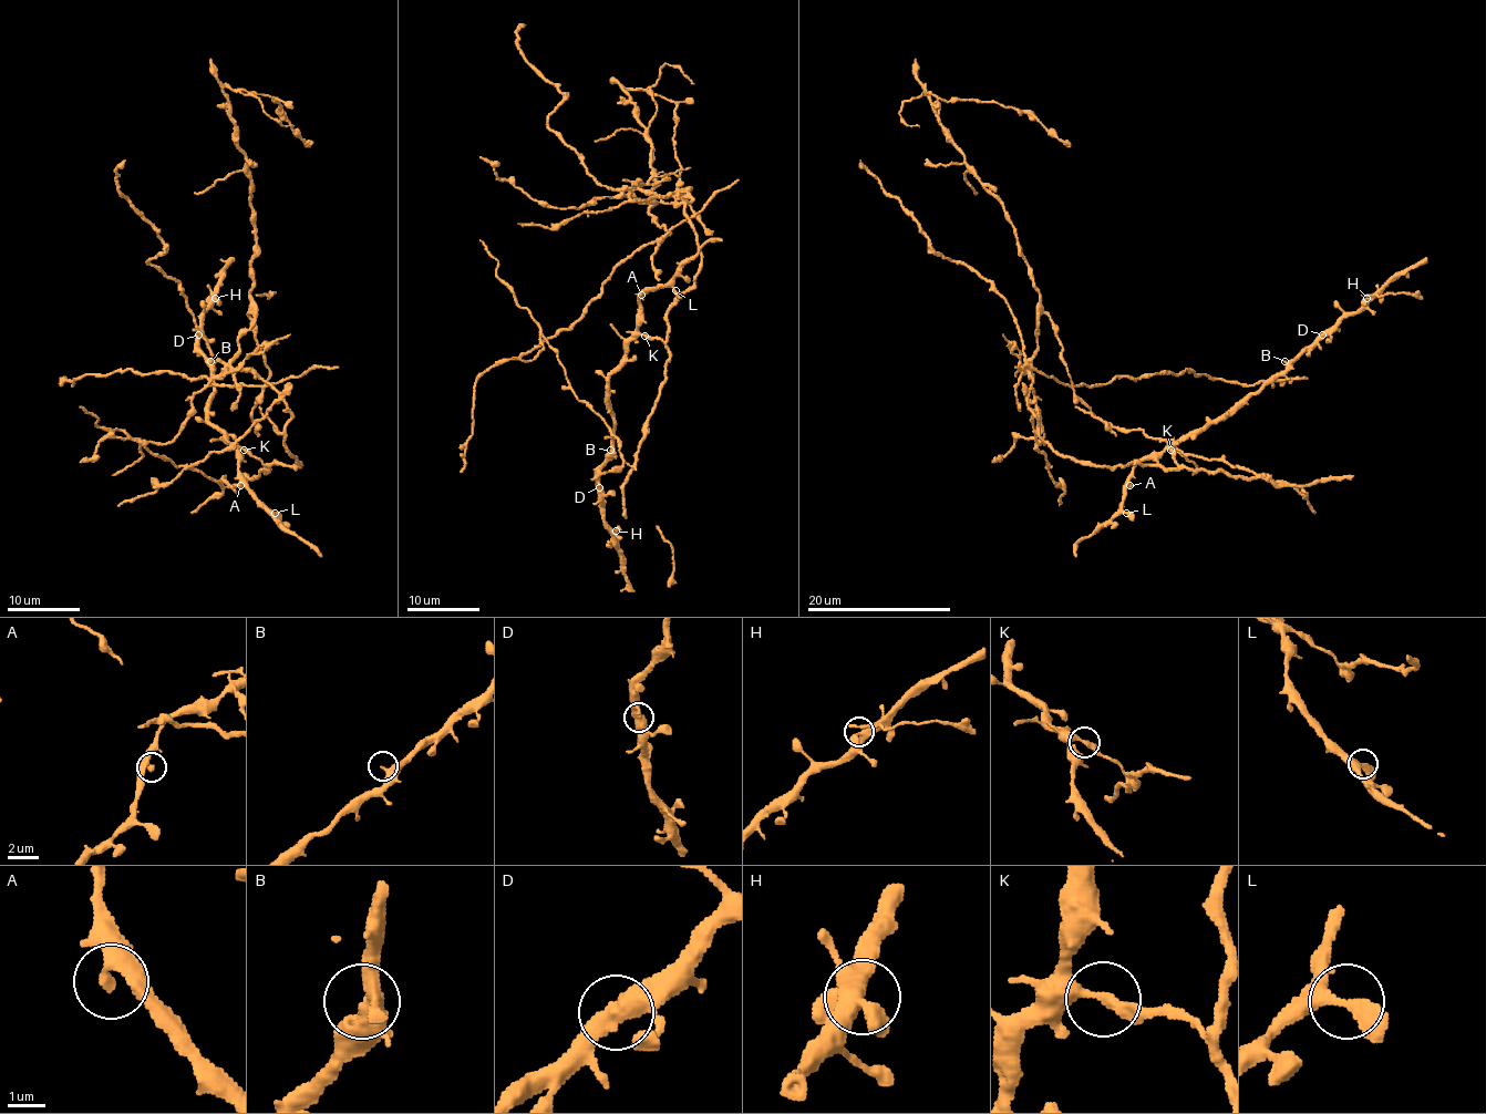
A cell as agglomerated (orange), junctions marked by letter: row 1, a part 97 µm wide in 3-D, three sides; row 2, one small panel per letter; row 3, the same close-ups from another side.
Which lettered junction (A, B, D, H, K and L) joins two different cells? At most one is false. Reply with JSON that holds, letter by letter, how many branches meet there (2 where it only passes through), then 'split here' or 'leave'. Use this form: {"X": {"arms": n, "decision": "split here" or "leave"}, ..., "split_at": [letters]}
{"A": {"arms": 2, "decision": "leave"}, "B": {"arms": 2, "decision": "leave"}, "D": {"arms": 2, "decision": "leave"}, "H": {"arms": 2, "decision": "leave"}, "K": {"arms": 2, "decision": "split here"}, "L": {"arms": 2, "decision": "leave"}, "split_at": ["K"]}

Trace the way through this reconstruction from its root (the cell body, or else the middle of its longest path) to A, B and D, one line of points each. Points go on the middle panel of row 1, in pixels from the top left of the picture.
A: (691, 197), (684, 215), (695, 229), (701, 270), (668, 310), (664, 341), (638, 330), (641, 295)
B: (691, 197), (684, 215), (695, 229), (701, 270), (668, 310), (668, 338), (638, 334), (610, 375), (610, 450)
D: (691, 197), (701, 270), (668, 310), (668, 338), (638, 334), (608, 379), (613, 455), (599, 487)

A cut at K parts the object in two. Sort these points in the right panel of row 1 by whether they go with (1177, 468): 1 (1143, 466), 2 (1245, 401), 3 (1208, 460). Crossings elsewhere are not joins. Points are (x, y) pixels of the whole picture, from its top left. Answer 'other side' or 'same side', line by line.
1: same side
2: other side
3: same side

